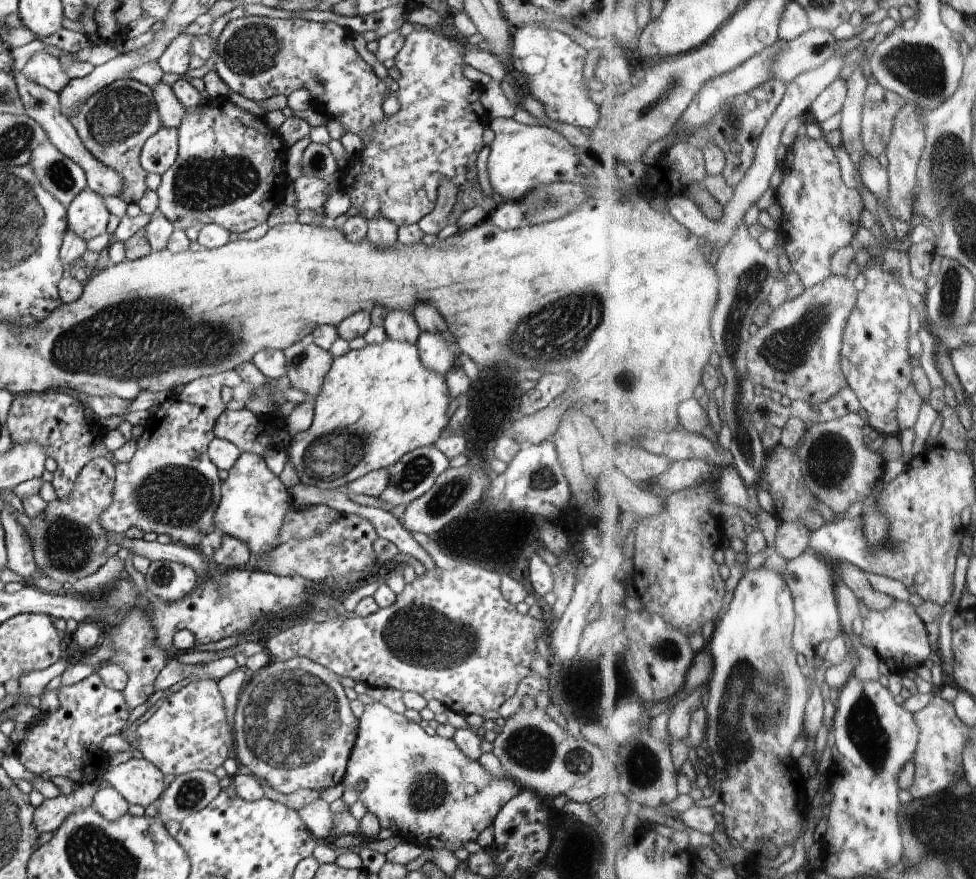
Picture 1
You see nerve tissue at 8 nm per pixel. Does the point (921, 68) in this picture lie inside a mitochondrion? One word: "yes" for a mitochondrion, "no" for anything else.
yes

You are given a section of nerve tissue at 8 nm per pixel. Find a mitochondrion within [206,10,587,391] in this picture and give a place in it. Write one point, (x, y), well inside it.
(251, 51)

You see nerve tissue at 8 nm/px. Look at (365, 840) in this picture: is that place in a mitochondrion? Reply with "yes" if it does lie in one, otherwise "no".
no

